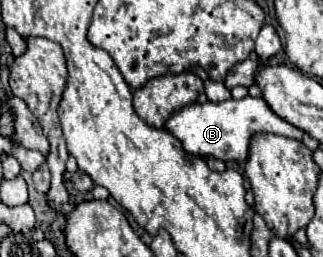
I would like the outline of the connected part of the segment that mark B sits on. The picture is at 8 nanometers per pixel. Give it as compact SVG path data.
M249 95L239 101L229 99L223 103L207 101L203 105L199 103L187 105L169 117L165 127L171 135L175 135L183 143L183 149L187 153L197 157L213 155L223 161L245 161L249 155L249 141L257 133L273 133L273 135L281 135L297 141L301 141L301 137L305 135L301 129L297 129L295 125L287 123L277 113L273 113L263 97L255 99Z

